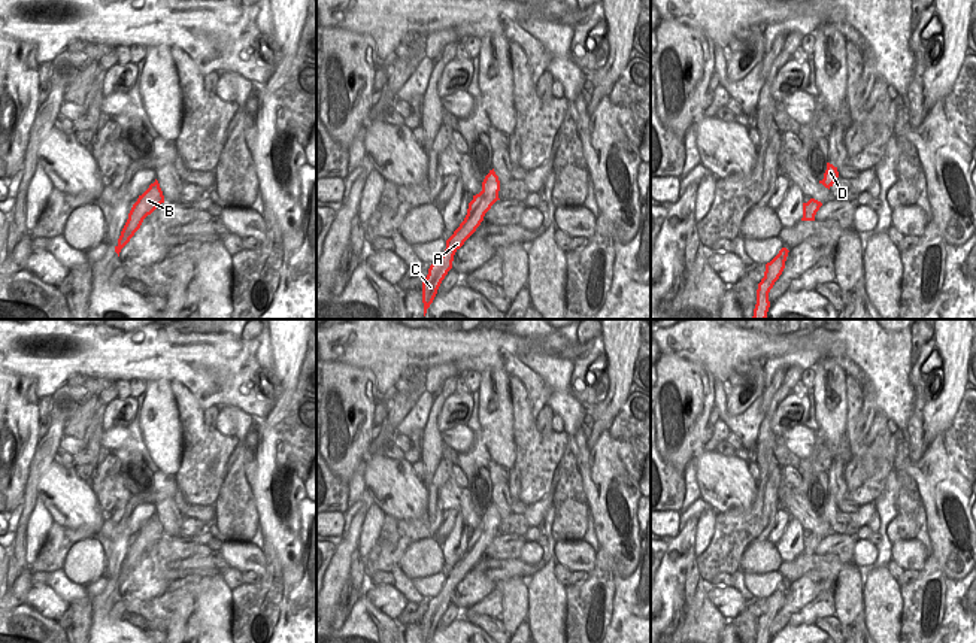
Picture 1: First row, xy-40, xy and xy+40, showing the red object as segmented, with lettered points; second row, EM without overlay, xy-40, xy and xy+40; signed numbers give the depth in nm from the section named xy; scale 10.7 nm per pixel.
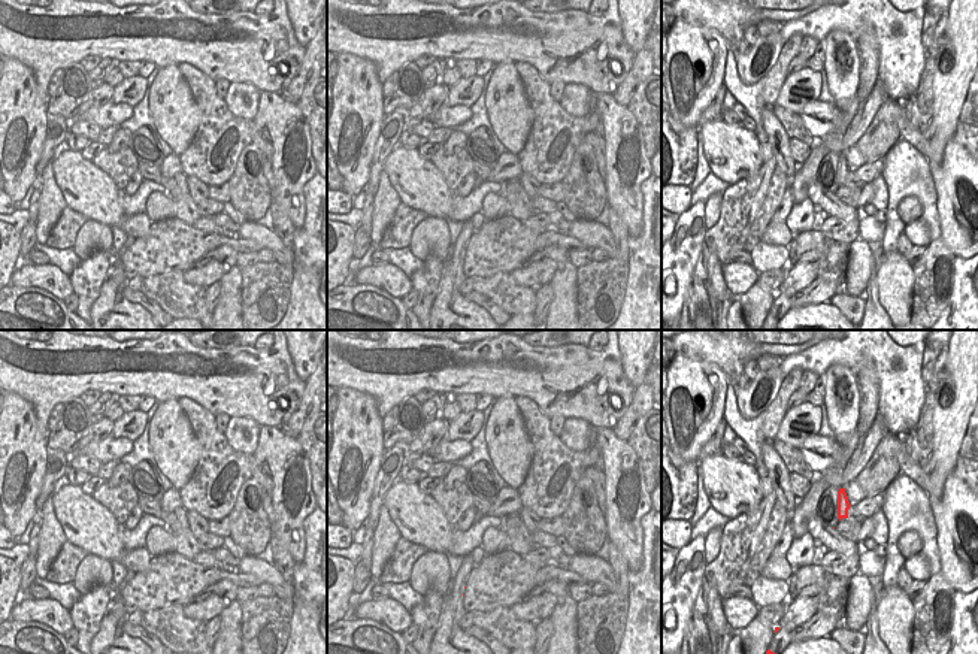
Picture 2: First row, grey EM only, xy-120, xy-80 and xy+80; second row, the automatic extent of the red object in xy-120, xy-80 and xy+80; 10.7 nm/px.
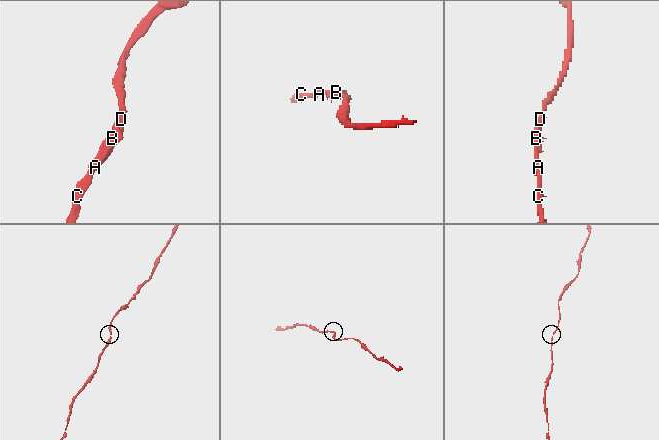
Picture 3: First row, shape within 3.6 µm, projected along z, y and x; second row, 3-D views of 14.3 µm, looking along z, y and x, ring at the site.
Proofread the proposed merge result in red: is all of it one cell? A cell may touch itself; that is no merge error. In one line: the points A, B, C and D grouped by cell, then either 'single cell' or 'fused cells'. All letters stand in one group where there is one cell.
A B C D; single cell

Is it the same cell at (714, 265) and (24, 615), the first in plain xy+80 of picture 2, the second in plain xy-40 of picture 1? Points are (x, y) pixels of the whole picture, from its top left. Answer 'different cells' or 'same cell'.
same cell

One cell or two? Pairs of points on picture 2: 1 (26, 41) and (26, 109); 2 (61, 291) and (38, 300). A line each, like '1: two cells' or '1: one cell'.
1: two cells
2: two cells

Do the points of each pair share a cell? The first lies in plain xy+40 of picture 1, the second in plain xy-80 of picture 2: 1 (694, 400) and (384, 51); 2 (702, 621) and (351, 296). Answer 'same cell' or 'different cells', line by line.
1: different cells
2: same cell

